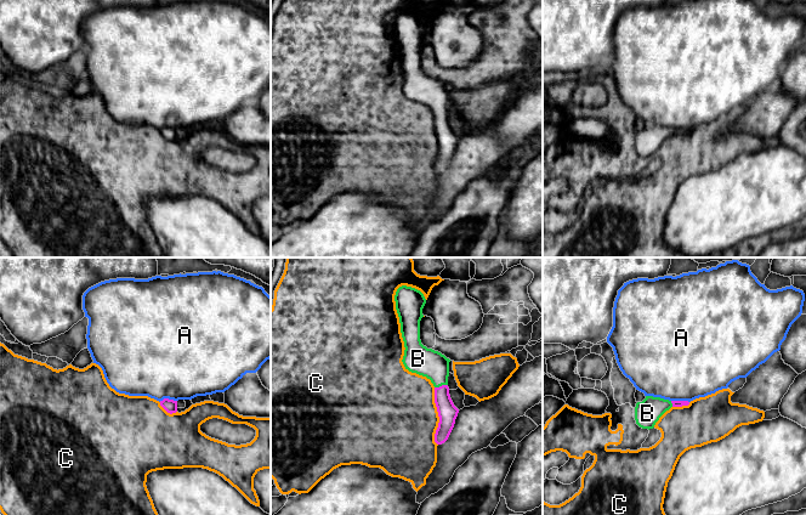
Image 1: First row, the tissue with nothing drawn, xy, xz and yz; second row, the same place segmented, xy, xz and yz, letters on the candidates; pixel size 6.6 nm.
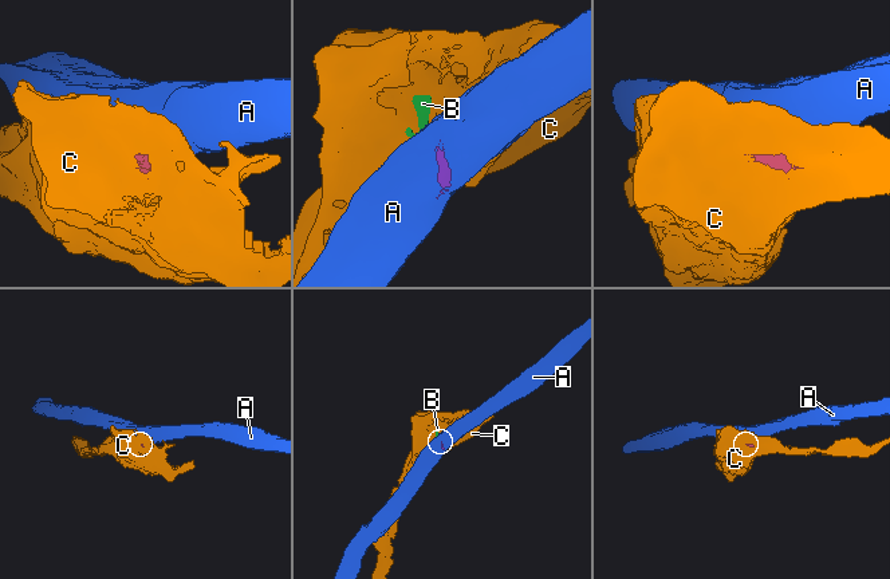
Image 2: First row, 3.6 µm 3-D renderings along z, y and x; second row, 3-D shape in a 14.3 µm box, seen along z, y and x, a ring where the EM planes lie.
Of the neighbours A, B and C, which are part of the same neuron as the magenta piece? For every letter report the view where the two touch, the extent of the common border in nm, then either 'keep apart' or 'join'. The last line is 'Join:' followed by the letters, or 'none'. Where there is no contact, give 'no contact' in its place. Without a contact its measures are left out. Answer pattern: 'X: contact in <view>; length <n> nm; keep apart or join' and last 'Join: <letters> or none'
A: contact in yz; length 120 nm; keep apart
B: contact in xz; length 90 nm; join
C: contact in xz; length 380 nm; keep apart
Join: B

